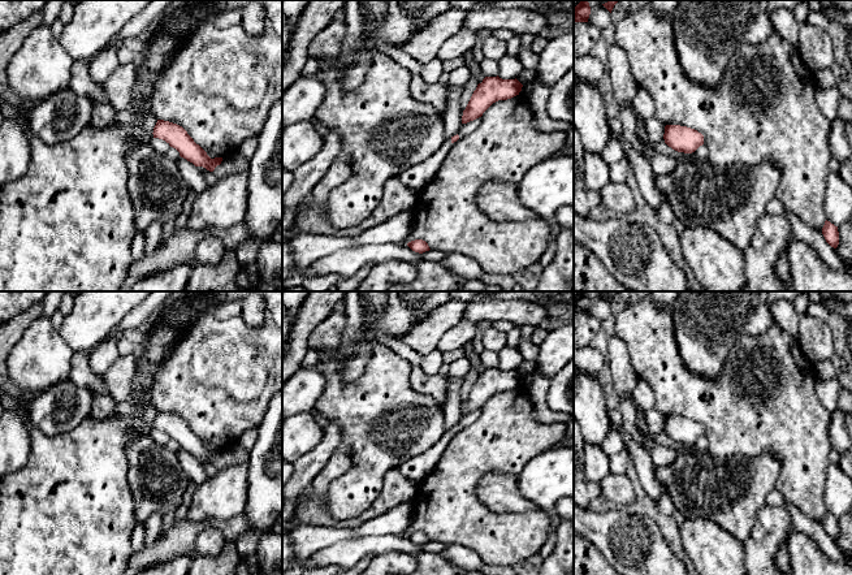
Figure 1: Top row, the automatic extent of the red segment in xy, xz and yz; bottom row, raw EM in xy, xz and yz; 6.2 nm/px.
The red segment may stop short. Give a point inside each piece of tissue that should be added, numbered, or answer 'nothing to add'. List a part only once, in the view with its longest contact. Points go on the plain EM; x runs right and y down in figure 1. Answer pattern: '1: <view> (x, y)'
nothing to add

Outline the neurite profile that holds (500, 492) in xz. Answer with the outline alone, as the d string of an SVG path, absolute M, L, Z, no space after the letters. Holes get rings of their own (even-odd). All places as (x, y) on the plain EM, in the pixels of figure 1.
M515 474L484 475L477 484L477 496L484 506L497 514L524 514L539 509L520 494Z

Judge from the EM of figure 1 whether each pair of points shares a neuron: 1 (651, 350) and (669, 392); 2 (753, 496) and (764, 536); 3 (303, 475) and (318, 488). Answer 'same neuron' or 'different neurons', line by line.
1: same neuron
2: different neurons
3: different neurons

